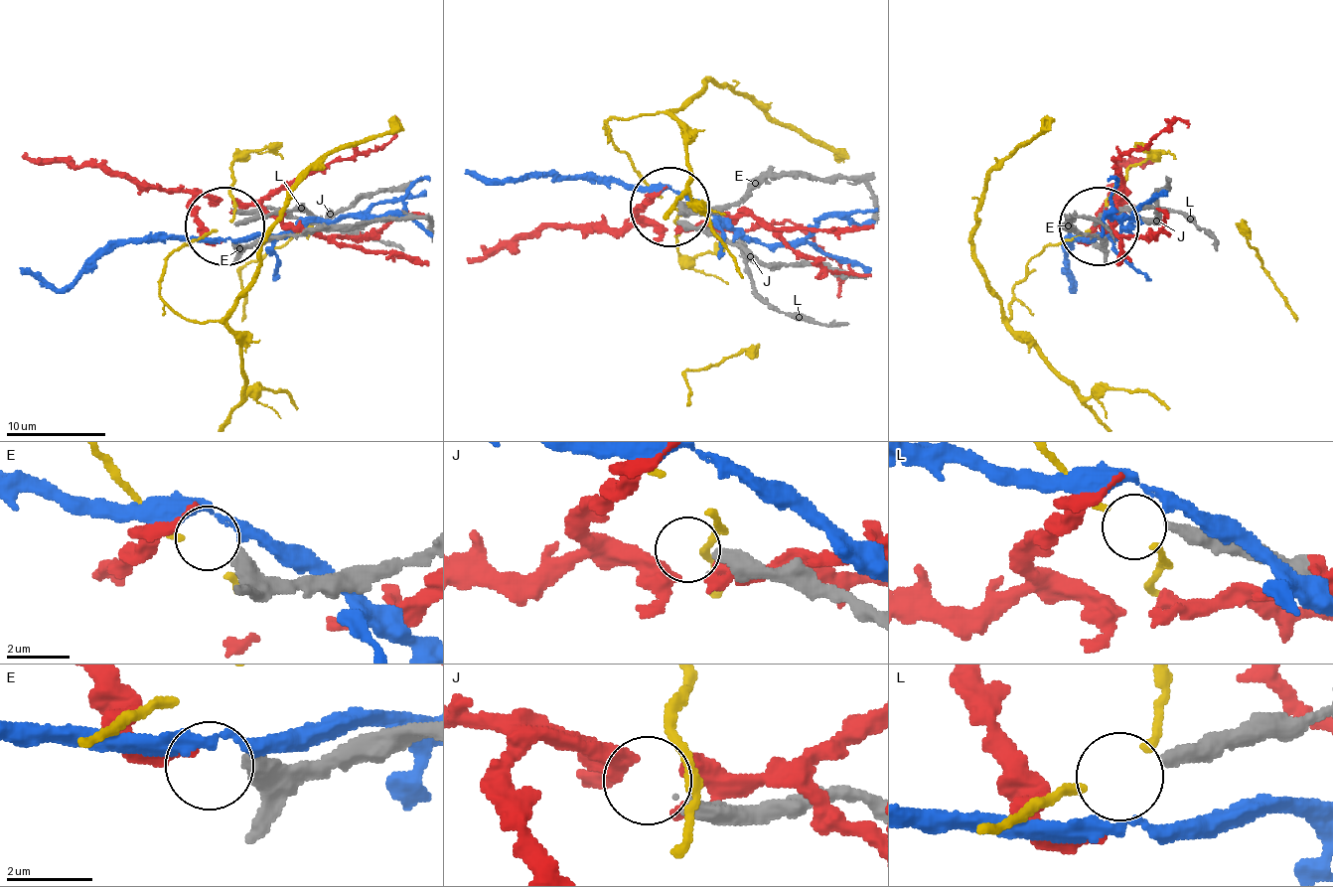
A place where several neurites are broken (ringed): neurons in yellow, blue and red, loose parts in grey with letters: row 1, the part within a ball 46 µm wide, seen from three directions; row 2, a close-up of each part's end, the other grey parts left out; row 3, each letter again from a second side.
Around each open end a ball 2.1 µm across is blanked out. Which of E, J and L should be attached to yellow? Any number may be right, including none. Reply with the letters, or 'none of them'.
none of them

